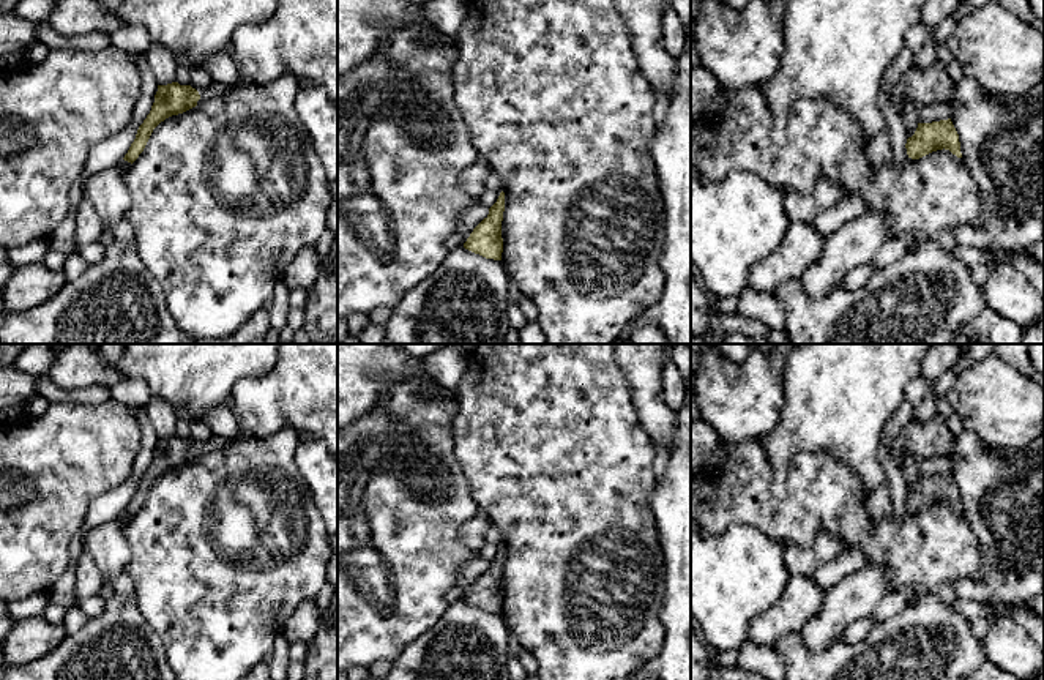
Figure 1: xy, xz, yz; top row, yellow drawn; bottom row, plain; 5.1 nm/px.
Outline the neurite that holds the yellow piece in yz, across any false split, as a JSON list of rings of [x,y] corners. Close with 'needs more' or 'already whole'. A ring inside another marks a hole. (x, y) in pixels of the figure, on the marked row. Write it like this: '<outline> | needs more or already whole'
[[[951,118],[932,123],[918,123],[915,134],[907,139],[905,148],[912,159],[919,159],[943,148],[949,150],[957,158],[962,158],[959,134]]] | already whole

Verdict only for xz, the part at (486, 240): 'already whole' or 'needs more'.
already whole

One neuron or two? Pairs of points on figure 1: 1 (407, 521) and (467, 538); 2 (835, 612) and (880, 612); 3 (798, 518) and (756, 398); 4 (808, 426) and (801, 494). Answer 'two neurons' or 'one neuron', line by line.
1: two neurons
2: two neurons
3: two neurons
4: two neurons

